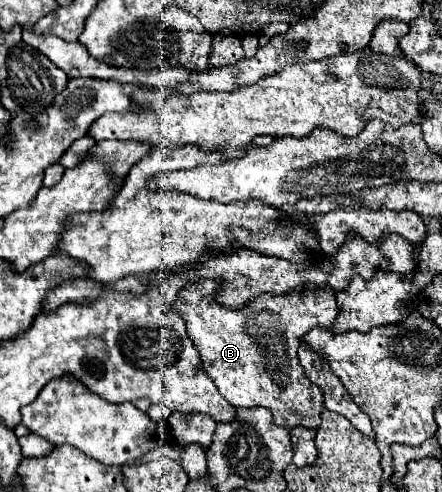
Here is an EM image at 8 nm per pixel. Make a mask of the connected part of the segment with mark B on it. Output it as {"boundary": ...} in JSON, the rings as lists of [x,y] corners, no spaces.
{"boundary":[[[213,281],[189,285],[181,289],[177,297],[177,311],[183,317],[187,325],[187,335],[197,347],[203,367],[207,375],[215,381],[219,393],[233,405],[233,407],[265,407],[273,413],[273,421],[279,427],[293,429],[293,427],[307,427],[307,429],[317,429],[321,425],[321,413],[323,413],[323,391],[313,385],[305,373],[303,367],[299,365],[297,359],[297,347],[301,343],[301,337],[313,329],[329,329],[331,321],[335,319],[337,305],[335,305],[335,293],[327,289],[327,285],[307,285],[303,293],[289,293],[283,297],[275,295],[263,295],[257,297],[255,301],[249,301],[243,309],[231,311],[225,309],[223,305],[215,303],[211,299],[211,291],[215,289]]]}

